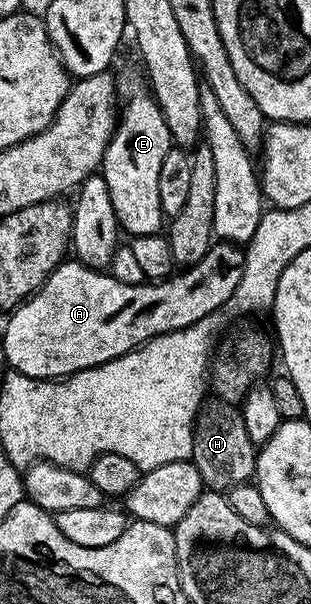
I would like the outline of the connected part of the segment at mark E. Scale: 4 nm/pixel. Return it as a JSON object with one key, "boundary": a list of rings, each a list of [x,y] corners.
{"boundary":[[[128,82],[125,86],[123,83],[116,131],[108,141],[102,163],[102,173],[106,188],[110,188],[116,219],[120,221],[121,231],[128,236],[161,233],[166,219],[162,204],[158,201],[158,172],[162,169],[166,152],[174,148],[170,128],[166,128],[166,120],[155,98],[149,87],[140,82]]]}

